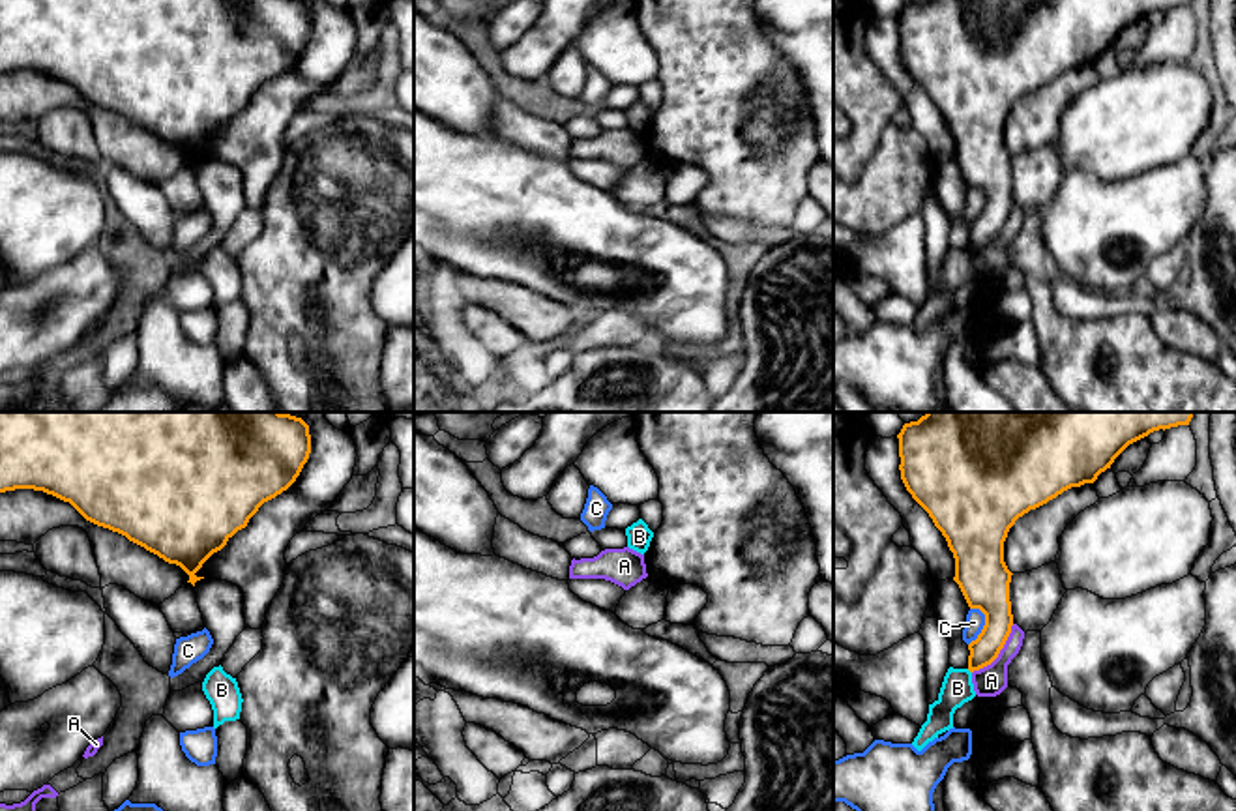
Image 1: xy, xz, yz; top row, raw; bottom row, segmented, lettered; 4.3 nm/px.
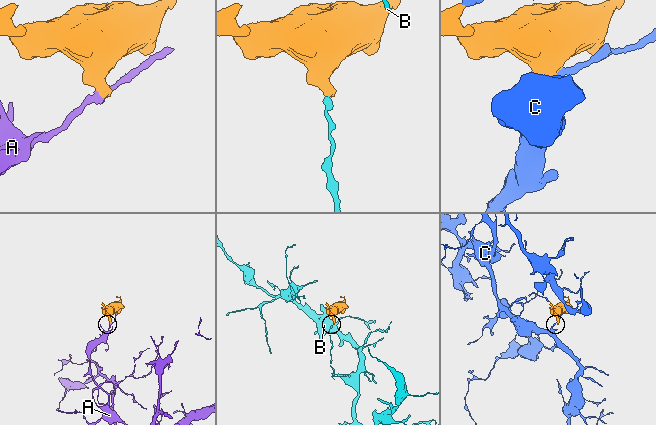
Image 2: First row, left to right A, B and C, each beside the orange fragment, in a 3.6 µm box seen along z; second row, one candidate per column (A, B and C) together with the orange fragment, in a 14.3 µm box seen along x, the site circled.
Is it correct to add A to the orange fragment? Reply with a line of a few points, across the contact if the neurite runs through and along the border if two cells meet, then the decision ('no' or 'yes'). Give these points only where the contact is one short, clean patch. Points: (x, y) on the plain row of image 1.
line yz (1014, 205), (1000, 233), (972, 253); no

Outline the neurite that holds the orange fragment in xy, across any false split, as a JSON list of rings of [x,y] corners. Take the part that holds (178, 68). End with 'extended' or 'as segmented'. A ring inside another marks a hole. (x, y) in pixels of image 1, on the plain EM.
[[[0,0],[0,73],[34,69],[69,82],[86,101],[125,116],[129,122],[180,146],[193,167],[204,157],[195,154],[242,109],[258,88],[287,71],[311,34],[309,6],[303,0]]]; as segmented

